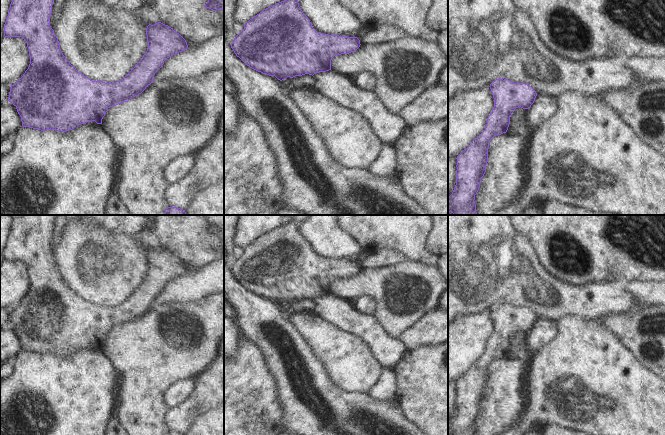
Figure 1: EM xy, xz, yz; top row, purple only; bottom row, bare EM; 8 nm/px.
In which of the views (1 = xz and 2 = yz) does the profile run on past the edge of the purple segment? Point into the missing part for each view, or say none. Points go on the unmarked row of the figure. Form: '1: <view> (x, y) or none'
1: none
2: none

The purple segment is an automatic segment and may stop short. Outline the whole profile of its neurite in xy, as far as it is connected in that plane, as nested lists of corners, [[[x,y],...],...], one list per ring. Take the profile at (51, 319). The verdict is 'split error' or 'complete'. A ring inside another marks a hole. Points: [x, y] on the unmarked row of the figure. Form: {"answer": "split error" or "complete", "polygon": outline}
{"answer": "complete", "polygon": [[[23,215],[18,219],[13,219],[8,240],[4,248],[5,261],[22,261],[29,273],[30,288],[23,300],[11,309],[8,325],[17,333],[21,341],[22,350],[41,355],[57,354],[66,356],[74,353],[77,349],[95,345],[102,348],[102,343],[110,331],[128,326],[135,320],[141,318],[151,307],[155,297],[162,291],[164,285],[182,275],[187,274],[186,264],[173,252],[158,246],[154,249],[149,248],[146,252],[148,273],[142,283],[133,293],[120,305],[115,307],[105,307],[103,305],[92,305],[88,301],[79,297],[75,291],[63,279],[60,274],[60,267],[54,254],[50,250],[50,240],[54,219],[56,215]]]}

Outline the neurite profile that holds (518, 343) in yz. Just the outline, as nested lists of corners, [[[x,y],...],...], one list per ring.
[[[518,331],[510,340],[510,348],[507,356],[516,360],[523,360],[526,358],[527,333]]]

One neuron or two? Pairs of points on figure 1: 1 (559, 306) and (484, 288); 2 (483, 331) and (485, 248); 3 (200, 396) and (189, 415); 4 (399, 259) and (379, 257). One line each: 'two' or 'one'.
1: one
2: two
3: one
4: one

